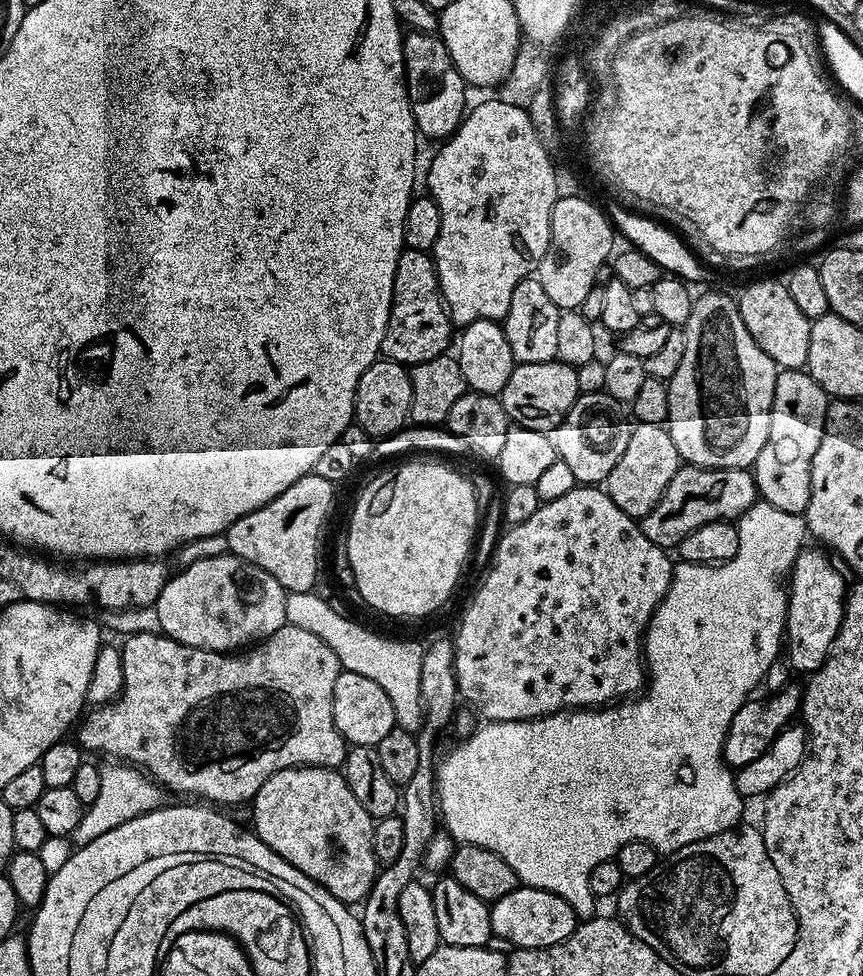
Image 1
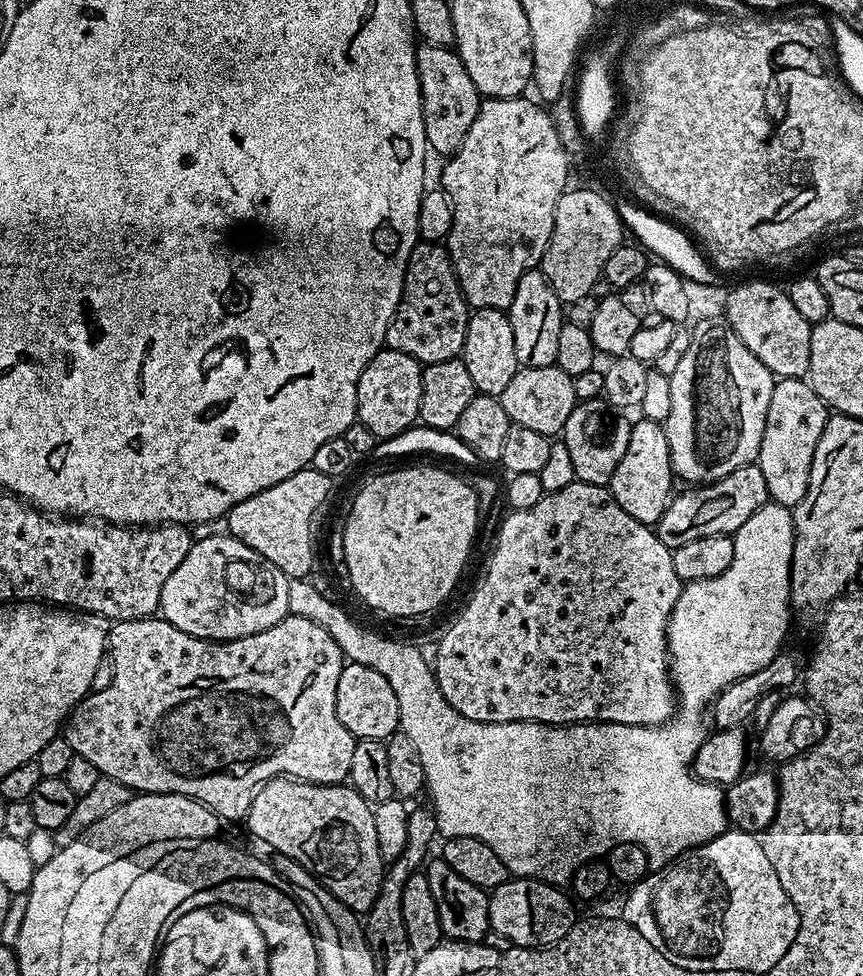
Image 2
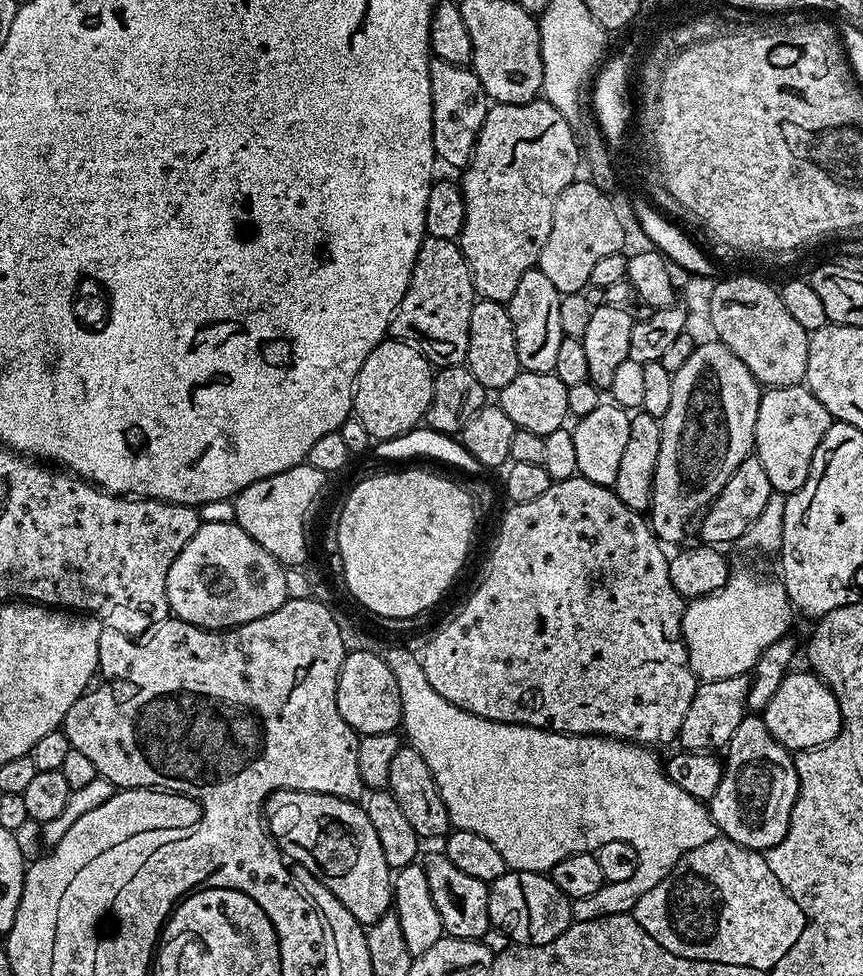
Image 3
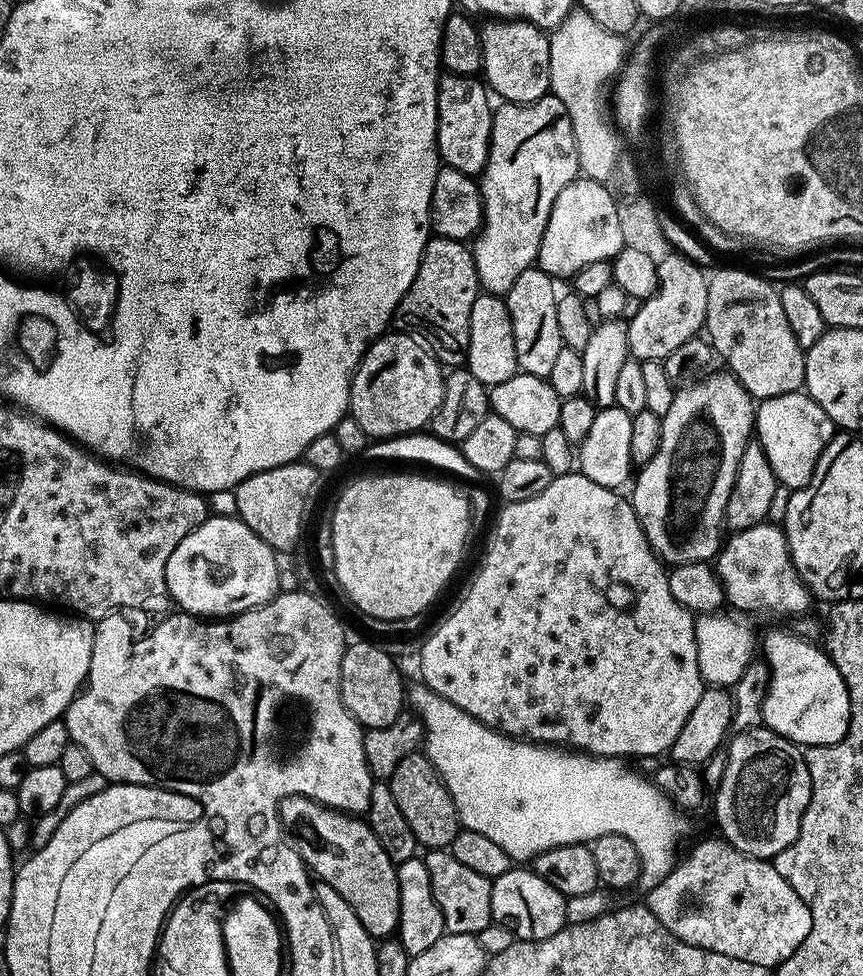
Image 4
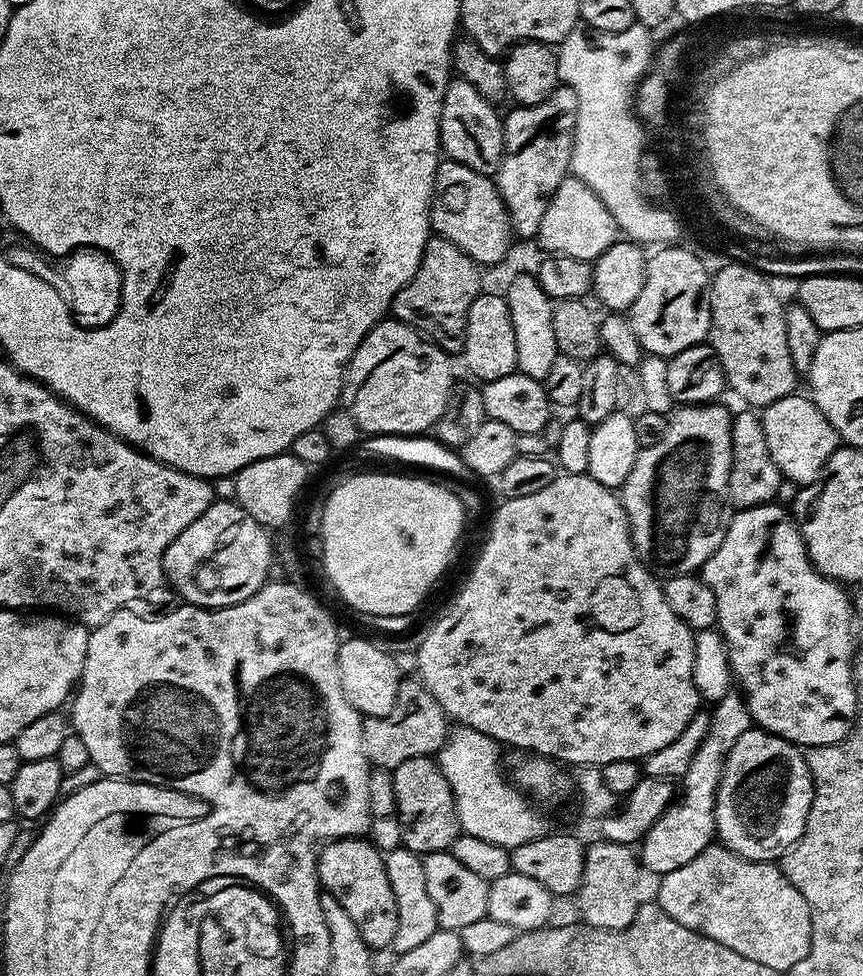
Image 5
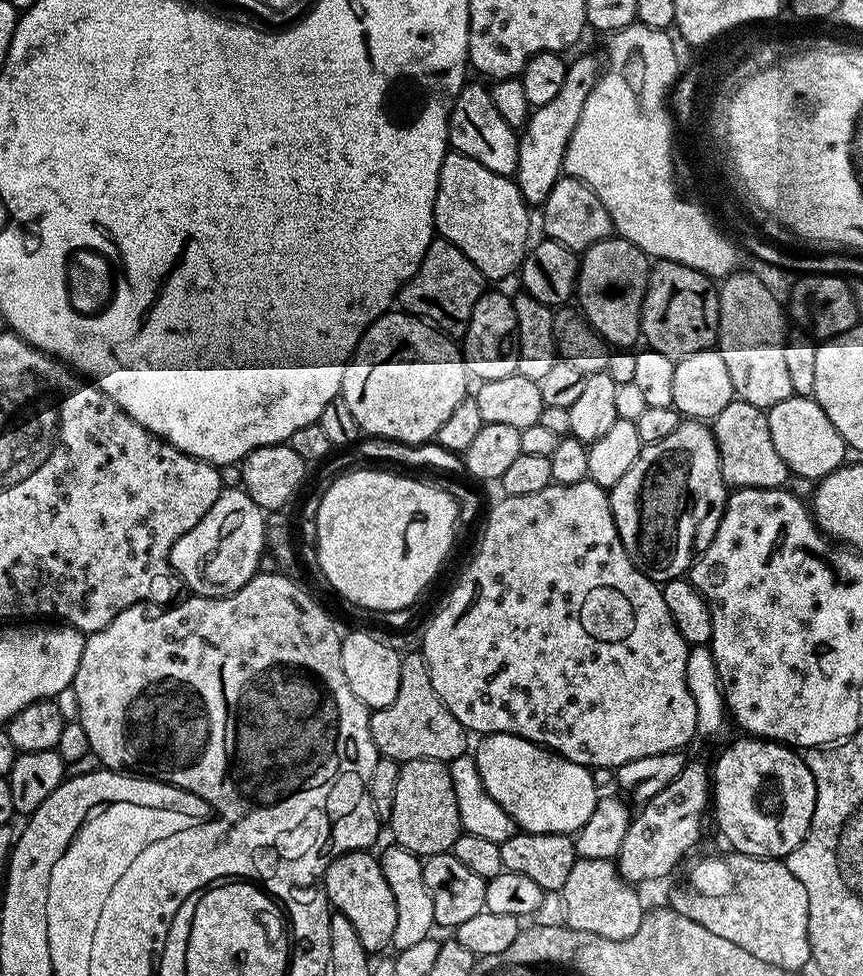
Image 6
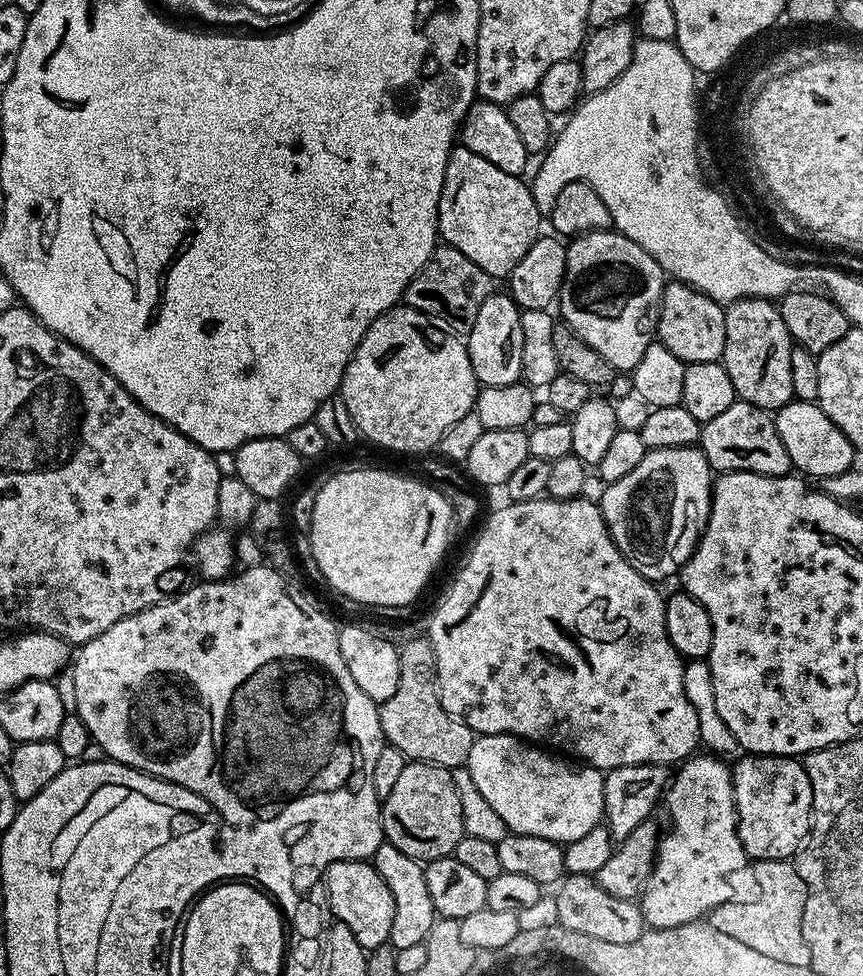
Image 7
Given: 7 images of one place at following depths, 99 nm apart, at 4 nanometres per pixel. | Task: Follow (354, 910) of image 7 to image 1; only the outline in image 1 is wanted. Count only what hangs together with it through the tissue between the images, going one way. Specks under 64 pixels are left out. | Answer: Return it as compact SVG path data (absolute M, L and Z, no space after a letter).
M283 768L266 778L250 808L256 835L290 866L302 870L343 904L359 905L368 895L378 871L372 841L374 821L354 798L343 771Z

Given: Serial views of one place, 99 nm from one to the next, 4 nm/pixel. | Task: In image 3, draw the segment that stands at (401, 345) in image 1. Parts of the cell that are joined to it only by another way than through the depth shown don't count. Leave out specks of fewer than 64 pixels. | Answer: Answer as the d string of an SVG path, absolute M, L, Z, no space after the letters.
M425 235L424 241L418 246L418 254L414 258L414 270L410 274L406 294L392 315L391 339L401 340L414 346L428 359L429 364L437 369L464 364L468 359L470 314L477 299L476 287L472 285L472 271L468 268L464 251L460 249L459 243L456 240Z

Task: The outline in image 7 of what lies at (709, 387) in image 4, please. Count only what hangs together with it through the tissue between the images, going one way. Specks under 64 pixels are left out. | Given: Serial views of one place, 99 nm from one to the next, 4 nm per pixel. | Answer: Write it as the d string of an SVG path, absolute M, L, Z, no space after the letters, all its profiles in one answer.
M678 446L666 450L645 451L642 462L638 462L638 466L634 466L634 470L626 474L626 478L618 478L618 482L603 489L605 492L598 496L602 518L612 541L632 563L634 570L638 570L638 574L642 574L647 580L661 582L667 576L675 577L684 567L684 563L692 557L692 551L696 549L696 543L700 541L700 535L708 521L713 483L713 470L699 447Z

